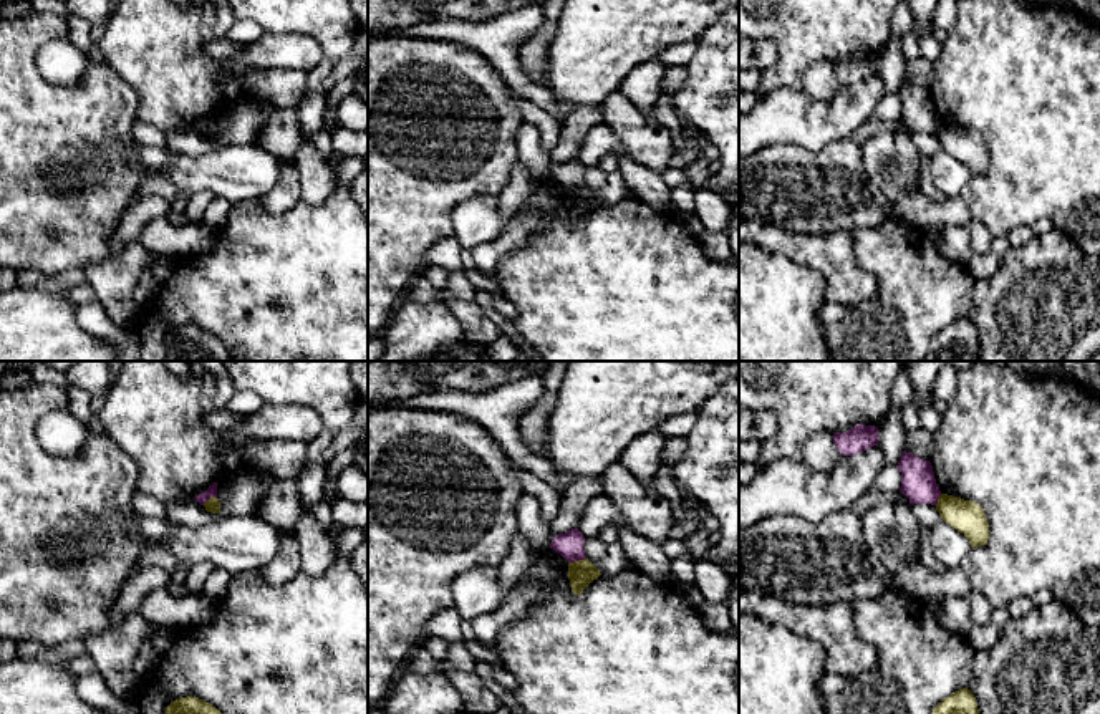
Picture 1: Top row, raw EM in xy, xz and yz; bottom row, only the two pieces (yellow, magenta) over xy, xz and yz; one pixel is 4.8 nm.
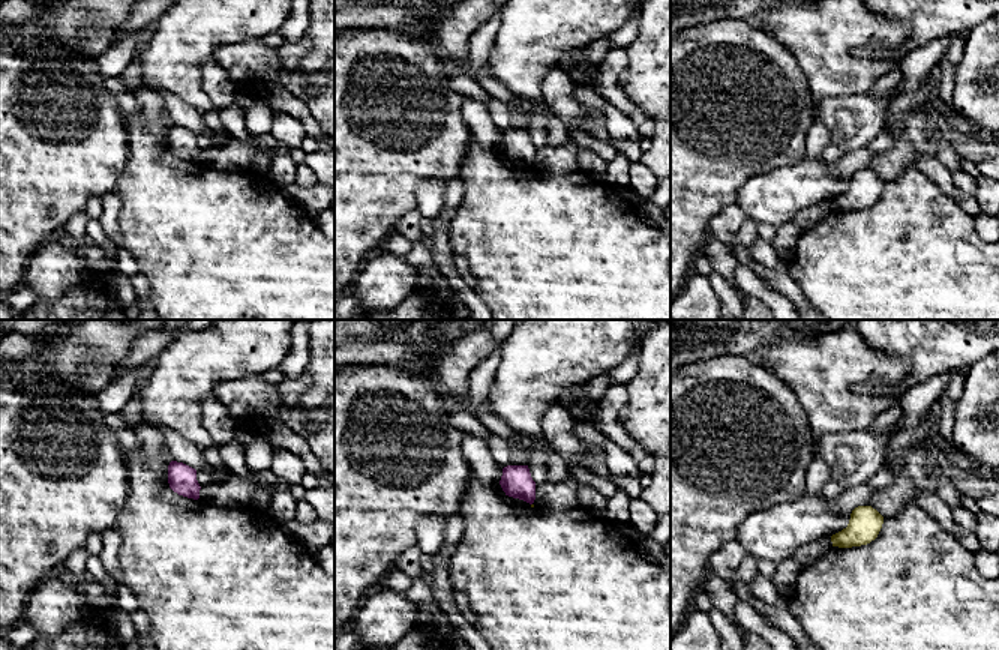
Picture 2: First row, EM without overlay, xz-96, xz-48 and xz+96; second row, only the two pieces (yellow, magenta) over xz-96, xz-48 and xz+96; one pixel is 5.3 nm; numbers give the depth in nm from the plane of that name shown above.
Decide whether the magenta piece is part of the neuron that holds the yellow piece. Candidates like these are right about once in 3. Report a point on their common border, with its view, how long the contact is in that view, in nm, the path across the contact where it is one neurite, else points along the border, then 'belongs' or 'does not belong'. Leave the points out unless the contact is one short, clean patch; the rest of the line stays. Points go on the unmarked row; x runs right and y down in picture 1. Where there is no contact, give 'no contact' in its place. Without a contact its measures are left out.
meets yellow in xz at (578, 189); contact 90 nm long; border along xz (585, 186), (569, 192); does not belong

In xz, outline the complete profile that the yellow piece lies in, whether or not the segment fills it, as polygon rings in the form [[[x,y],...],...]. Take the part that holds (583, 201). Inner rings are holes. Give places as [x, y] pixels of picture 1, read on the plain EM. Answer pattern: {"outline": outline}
{"outline": [[[588,187],[568,192],[570,215],[575,224],[581,224],[600,204],[600,199]]]}

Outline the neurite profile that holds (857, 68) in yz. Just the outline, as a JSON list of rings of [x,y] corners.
[[[856,53],[847,61],[837,61],[832,66],[843,84],[855,84],[868,76],[878,75],[878,56]]]

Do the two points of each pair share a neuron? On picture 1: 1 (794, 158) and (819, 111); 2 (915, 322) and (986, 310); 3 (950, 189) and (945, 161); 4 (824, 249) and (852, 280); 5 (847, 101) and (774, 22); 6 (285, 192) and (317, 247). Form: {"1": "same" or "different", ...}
{"1": "different", "2": "different", "3": "same", "4": "same", "5": "different", "6": "different"}

